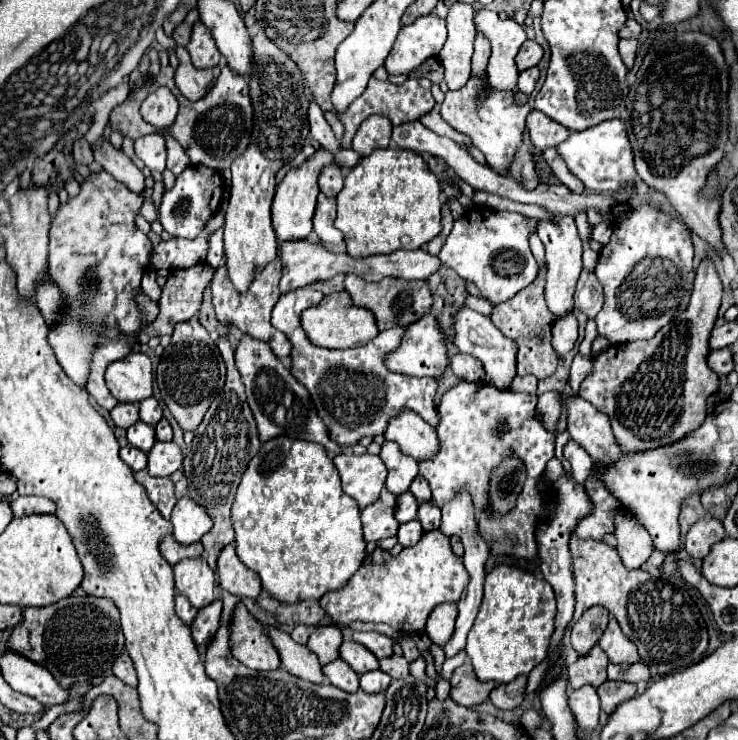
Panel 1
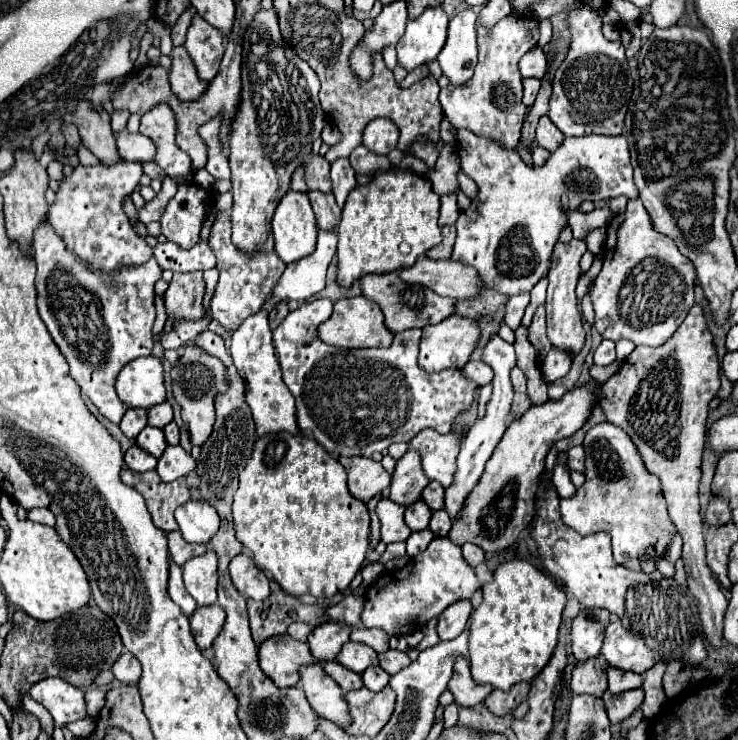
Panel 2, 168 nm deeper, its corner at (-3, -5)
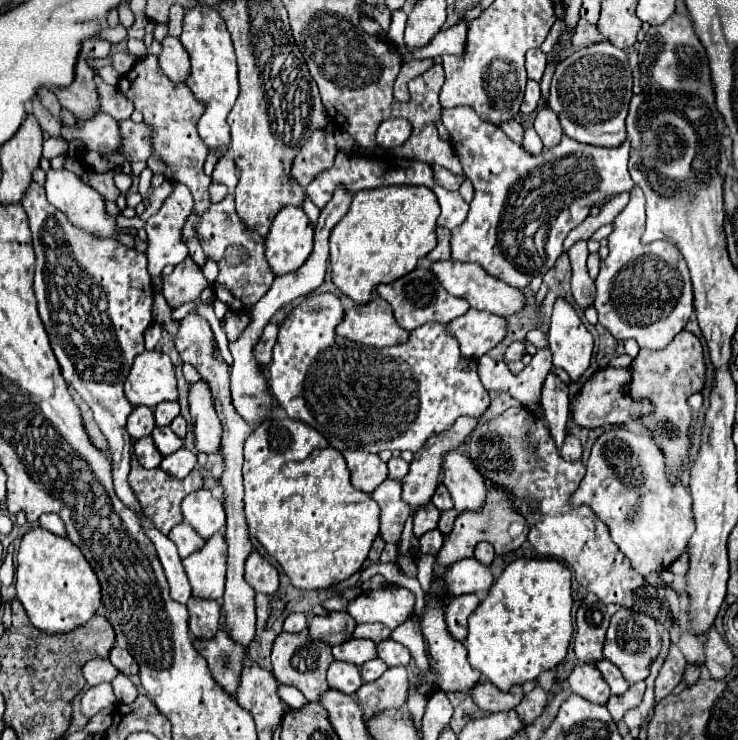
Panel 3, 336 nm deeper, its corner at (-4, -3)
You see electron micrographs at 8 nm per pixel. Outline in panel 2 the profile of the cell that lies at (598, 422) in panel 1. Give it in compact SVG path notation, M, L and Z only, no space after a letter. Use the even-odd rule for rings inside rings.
M603 422L587 432L583 448L587 454L585 484L571 498L561 500L563 522L581 536L607 532L613 540L613 558L621 566L625 556L661 558L677 530L669 520L659 478L645 468L631 436L611 422Z

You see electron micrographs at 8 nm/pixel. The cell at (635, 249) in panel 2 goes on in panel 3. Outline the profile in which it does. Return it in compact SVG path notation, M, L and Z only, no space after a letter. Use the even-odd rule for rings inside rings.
M634 186L628 206L614 218L614 230L608 236L610 254L600 266L596 278L594 308L598 322L616 338L634 338L640 348L666 348L686 326L694 302L688 266L670 242L642 244L644 234L644 192Z

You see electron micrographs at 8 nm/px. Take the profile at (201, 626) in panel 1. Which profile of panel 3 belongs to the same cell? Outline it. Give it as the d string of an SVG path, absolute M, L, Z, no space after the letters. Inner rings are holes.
M188 600L190 612L190 632L194 638L208 640L220 630L220 604L216 600Z

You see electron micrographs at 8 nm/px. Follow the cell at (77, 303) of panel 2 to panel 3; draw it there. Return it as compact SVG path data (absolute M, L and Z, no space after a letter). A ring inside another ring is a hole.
M32 182L32 186L28 188L28 192L22 200L22 206L30 220L32 242L34 242L34 250L36 250L34 292L36 292L36 300L38 300L38 312L40 312L40 318L50 336L50 344L52 344L52 350L62 368L64 380L84 398L84 402L94 412L94 420L110 444L116 494L126 506L134 508L142 516L144 530L146 530L148 538L154 542L158 558L164 566L164 572L166 572L166 578L170 584L170 596L176 602L186 604L190 600L190 584L188 584L188 578L186 578L186 572L182 566L182 558L178 556L174 542L168 536L164 536L162 532L158 532L154 528L154 524L142 514L142 508L126 480L128 470L130 470L130 452L132 452L132 440L126 432L126 418L132 412L132 404L124 398L122 384L130 372L134 358L146 350L144 348L144 330L152 322L152 276L148 274L146 252L126 248L124 244L120 244L118 240L112 240L112 238L96 238L96 236L84 234L80 228L72 226L68 222L68 218L46 200L44 188L38 186L36 182Z

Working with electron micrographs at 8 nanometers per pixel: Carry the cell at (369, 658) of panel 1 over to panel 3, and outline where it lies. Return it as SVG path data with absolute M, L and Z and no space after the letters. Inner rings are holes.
M352 638L340 646L334 646L332 654L334 654L334 660L350 662L356 666L362 666L364 662L374 660L378 656L376 644L372 640L356 640L356 638Z

